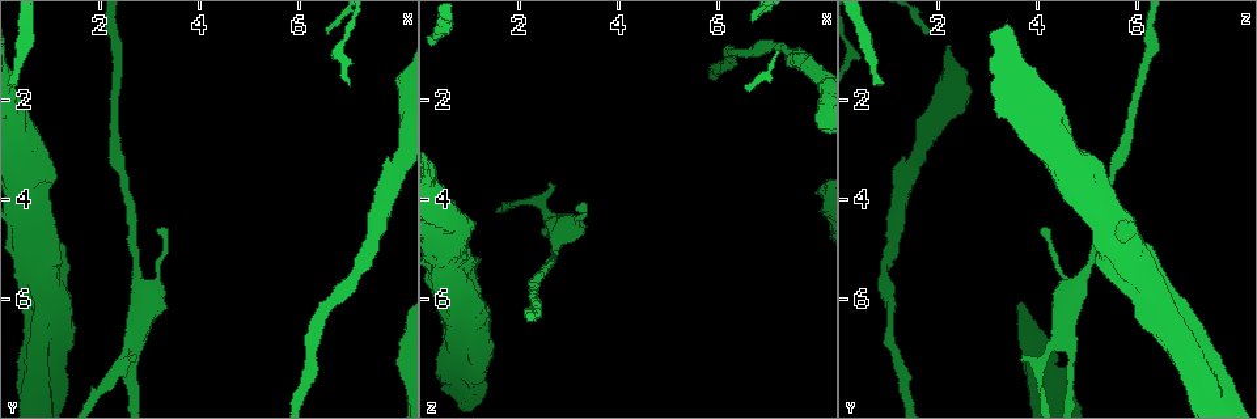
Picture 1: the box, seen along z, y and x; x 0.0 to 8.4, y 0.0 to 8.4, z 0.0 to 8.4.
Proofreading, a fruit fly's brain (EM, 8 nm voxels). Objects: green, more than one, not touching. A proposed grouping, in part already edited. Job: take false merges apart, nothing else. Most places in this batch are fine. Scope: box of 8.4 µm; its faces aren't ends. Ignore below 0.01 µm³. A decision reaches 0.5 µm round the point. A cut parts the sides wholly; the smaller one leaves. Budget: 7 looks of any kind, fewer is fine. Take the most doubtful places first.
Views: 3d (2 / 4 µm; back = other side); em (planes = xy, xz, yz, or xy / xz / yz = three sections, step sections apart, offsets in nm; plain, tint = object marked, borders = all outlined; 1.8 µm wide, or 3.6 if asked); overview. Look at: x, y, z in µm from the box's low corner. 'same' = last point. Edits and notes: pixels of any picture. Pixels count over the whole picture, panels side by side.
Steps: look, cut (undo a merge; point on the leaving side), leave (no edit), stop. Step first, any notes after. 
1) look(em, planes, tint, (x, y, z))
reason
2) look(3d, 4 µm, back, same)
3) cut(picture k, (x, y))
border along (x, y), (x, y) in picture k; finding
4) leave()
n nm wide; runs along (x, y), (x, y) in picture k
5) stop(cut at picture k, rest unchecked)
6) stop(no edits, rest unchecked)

look(3d, 2 µm, (2.65, 6.75, 4.40))
sudden change in width

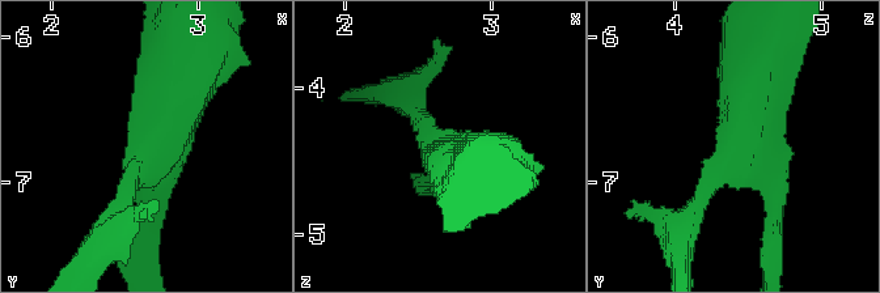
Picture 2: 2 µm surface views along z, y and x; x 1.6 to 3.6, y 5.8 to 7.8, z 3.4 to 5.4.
look(em, planes, borders, (2.66, 6.80, 4.46))
3 arms; arms of 190, 200, 460 nm; need the tissue

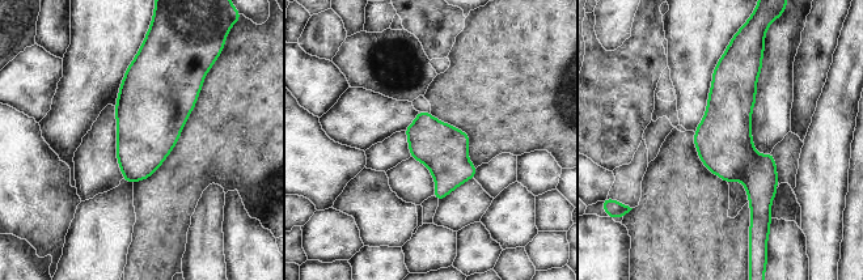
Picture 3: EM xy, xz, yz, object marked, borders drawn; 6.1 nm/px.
leave()
runs along (731, 66), (754, 216) in picture 3; one neuron here

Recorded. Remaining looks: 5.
look(em, 3.6 µm, xz, step 16, tint, (1.20, 6.70, 7.15))
calibre changes

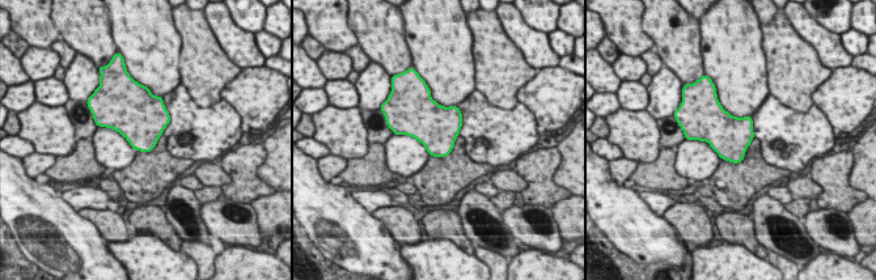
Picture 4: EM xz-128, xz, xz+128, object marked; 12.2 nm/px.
look(em, 3.6 µm, planes, borders, same)
another direction

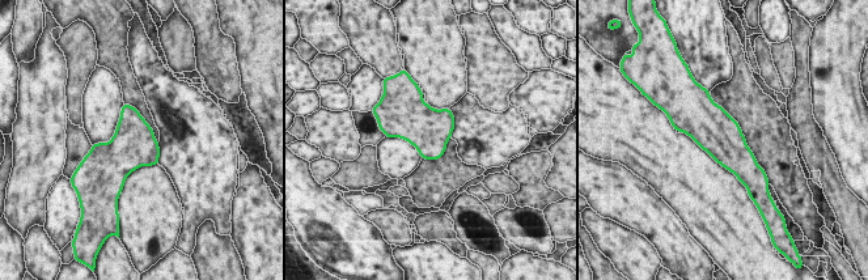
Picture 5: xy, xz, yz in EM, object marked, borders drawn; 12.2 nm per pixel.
leave()
one neuron here

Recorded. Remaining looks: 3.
look(3d, 4 µm, (0.70, 4.40, 5.30))

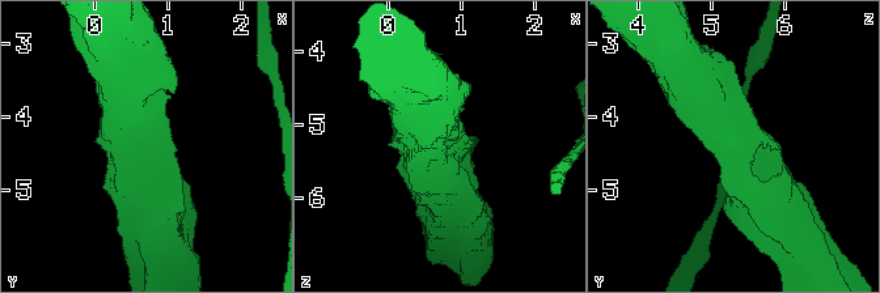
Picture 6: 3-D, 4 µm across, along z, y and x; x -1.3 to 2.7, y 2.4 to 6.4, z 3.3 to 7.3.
look(em, 3.6 µm, planes, plain, (0.70, 4.40, 5.35))

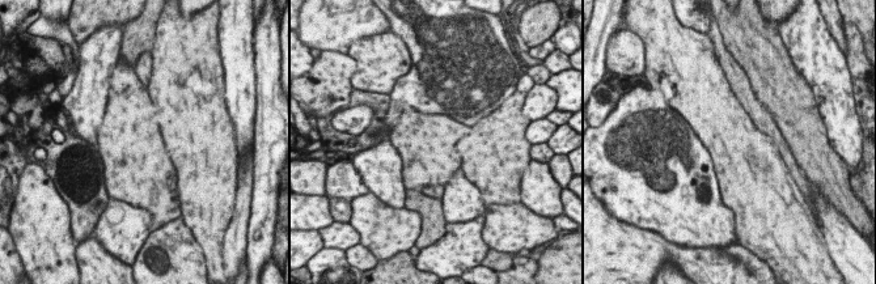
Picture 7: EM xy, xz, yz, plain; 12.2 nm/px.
look(em, 3.6 µm, planes, tint, same)
with the object marked

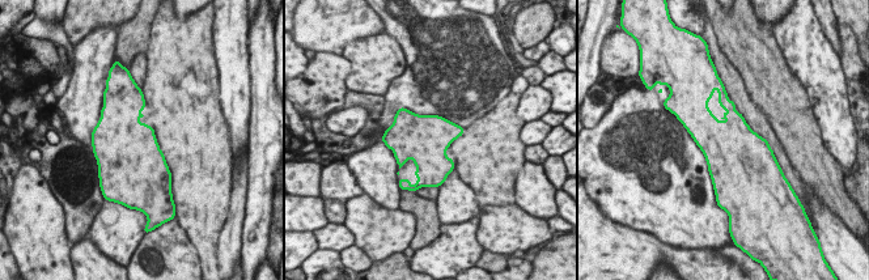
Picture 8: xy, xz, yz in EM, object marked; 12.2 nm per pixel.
leave()
600 nm wide; all the same neuron

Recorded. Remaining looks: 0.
stop(no edits, rest unchecked)

